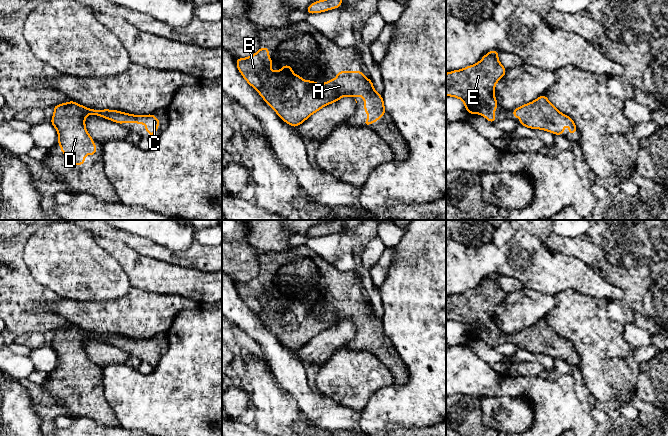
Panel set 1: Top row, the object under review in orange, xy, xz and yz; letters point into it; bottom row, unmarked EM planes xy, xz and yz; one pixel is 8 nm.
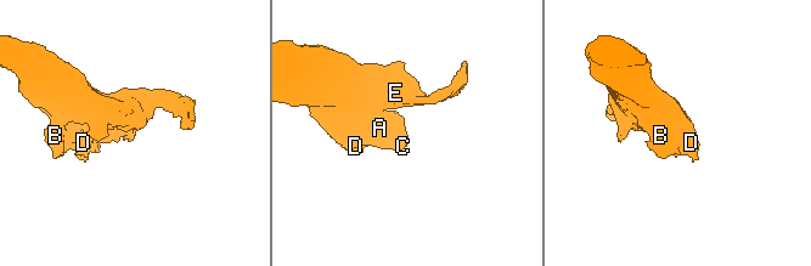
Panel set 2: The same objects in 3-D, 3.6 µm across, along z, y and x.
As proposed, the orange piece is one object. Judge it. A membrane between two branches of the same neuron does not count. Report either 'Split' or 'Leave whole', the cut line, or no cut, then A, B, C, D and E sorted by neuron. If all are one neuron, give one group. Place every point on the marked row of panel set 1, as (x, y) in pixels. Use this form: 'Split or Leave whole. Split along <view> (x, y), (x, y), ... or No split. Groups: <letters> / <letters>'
Leave whole. No split. Groups: A B C D E

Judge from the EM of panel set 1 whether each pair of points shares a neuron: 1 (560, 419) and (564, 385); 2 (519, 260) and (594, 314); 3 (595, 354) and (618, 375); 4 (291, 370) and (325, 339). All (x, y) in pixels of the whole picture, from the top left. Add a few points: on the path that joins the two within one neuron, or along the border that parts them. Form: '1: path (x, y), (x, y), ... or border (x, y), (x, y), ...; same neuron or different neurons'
1: path (560, 411), (560, 393); same neuron
2: border (585, 294), (573, 289), (565, 289), (555, 295); different neurons
3: path (601, 359), (612, 370); same neuron
4: border (293, 352), (305, 364); different neurons

